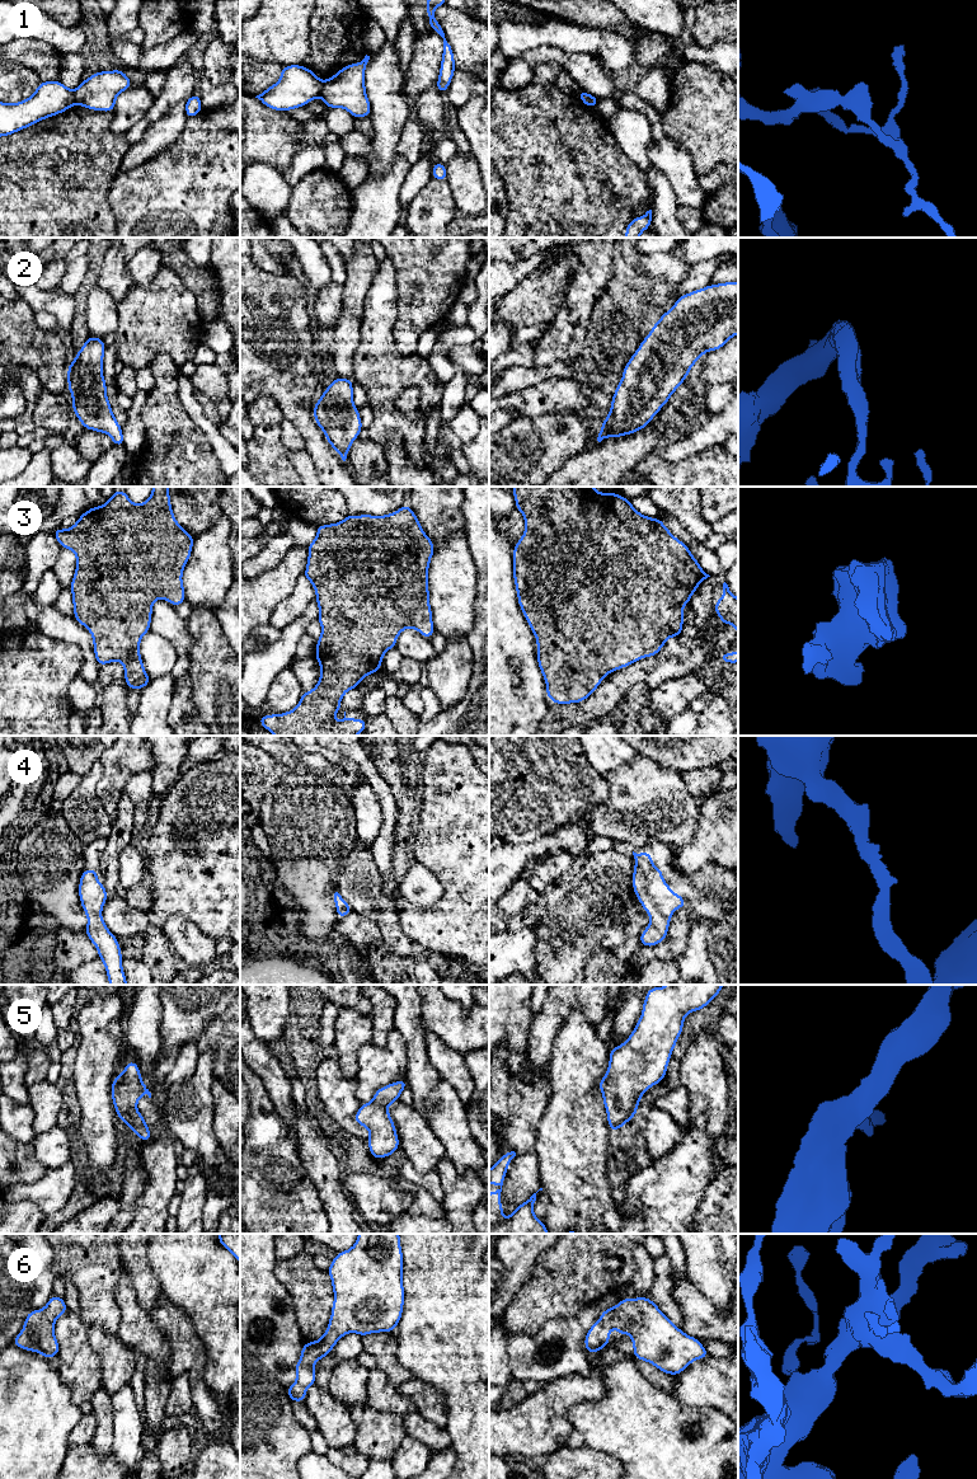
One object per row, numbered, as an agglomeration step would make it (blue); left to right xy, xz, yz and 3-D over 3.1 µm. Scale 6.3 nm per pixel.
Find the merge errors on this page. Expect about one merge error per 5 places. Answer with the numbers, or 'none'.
1

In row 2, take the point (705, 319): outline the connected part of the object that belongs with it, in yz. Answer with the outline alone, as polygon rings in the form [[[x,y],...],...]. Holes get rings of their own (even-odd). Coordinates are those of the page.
[[[738,281],[709,285],[678,296],[673,307],[662,314],[650,333],[625,365],[611,402],[609,415],[602,422],[597,441],[633,435],[647,427],[684,384],[692,365],[709,351],[720,349],[738,334]]]

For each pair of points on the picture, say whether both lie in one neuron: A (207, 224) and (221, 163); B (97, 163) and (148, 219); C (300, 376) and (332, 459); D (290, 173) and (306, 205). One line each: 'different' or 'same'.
A: same
B: different
C: same
D: different

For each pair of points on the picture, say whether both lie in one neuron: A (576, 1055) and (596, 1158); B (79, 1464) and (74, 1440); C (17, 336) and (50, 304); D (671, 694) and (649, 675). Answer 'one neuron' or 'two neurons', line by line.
A: one neuron
B: two neurons
C: two neurons
D: two neurons

